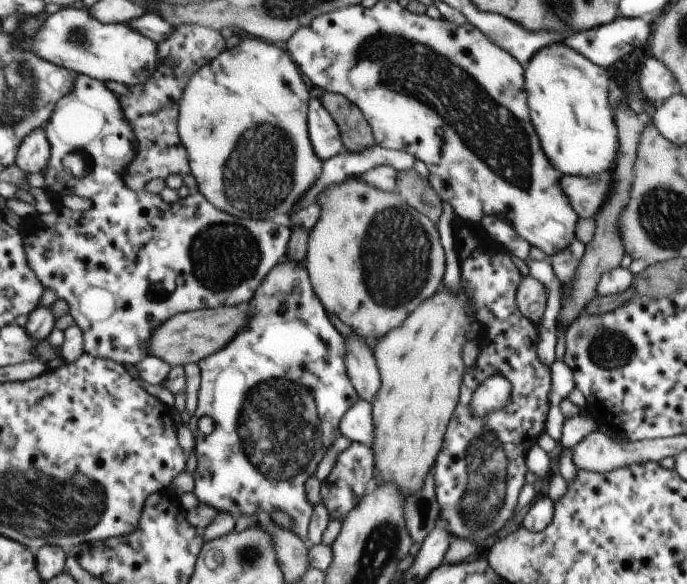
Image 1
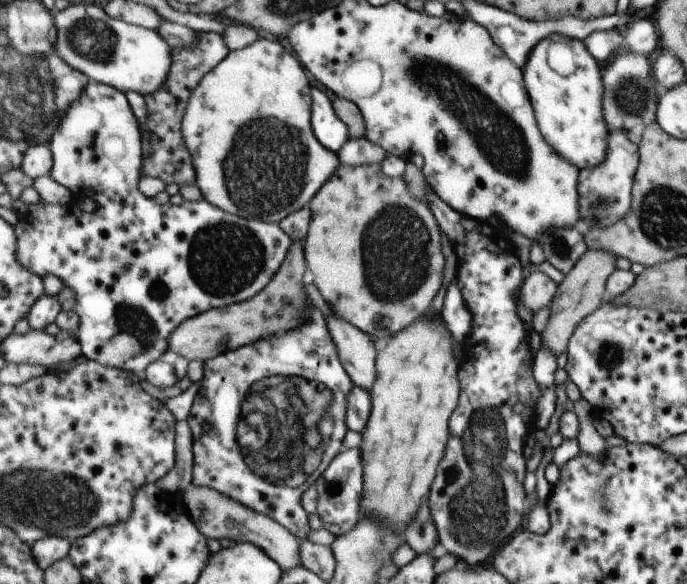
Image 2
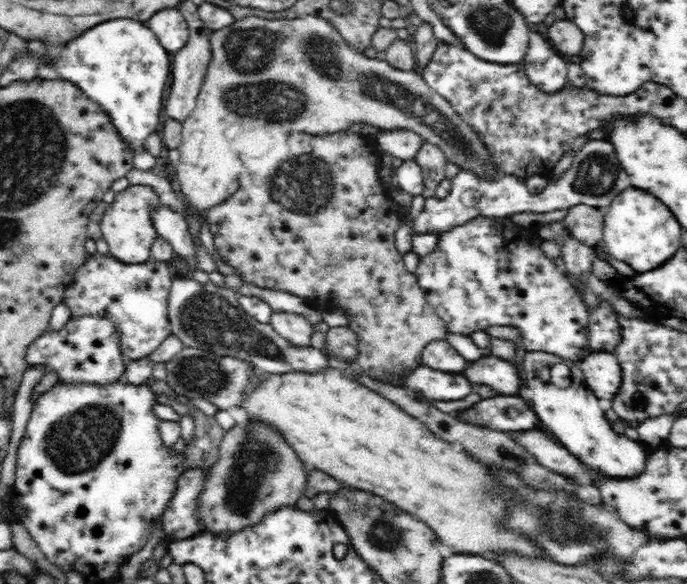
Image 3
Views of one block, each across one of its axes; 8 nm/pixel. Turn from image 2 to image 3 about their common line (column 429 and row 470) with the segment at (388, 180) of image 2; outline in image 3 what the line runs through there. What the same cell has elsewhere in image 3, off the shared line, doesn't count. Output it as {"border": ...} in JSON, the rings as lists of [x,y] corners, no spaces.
{"border":[[[244,422],[236,424],[228,432],[224,432],[222,442],[217,450],[217,459],[208,468],[207,476],[204,476],[203,488],[196,494],[196,522],[200,524],[200,533],[234,534],[244,528],[260,523],[262,516],[278,510],[282,507],[296,506],[298,498],[304,496],[306,490],[306,466],[296,456],[294,448],[284,440],[278,430],[272,426],[266,426],[262,422]]]}

